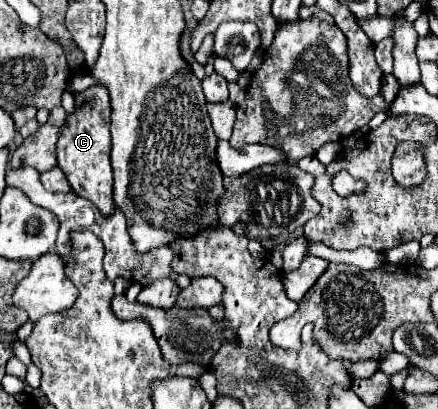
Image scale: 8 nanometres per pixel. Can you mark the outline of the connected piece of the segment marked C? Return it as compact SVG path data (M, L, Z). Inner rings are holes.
M101 85L89 87L83 93L75 95L75 111L67 115L57 141L57 165L67 175L73 191L89 199L103 215L111 215L115 209L113 203L113 171L111 171L111 107L107 89Z

